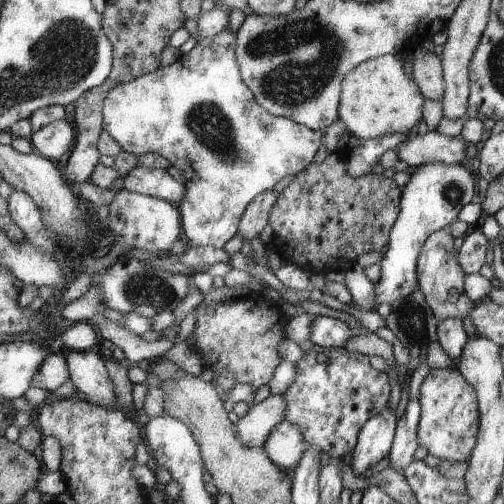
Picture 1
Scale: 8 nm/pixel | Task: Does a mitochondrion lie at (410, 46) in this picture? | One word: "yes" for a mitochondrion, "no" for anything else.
no

